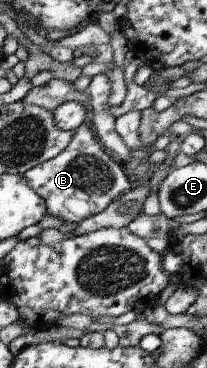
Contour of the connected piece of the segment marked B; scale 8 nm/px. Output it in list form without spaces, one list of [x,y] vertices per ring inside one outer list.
[[[80,125],[67,147],[54,158],[24,171],[21,177],[44,203],[44,213],[61,219],[62,223],[78,223],[83,218],[103,211],[114,197],[129,190],[128,170],[113,162],[89,127]]]

